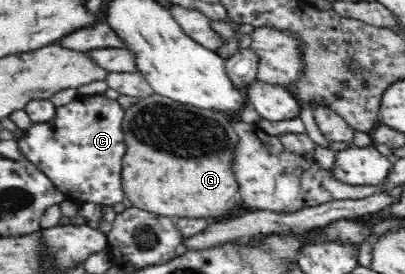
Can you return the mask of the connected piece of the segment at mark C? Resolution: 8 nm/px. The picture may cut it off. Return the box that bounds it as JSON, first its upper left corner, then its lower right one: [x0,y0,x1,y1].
[16,94,126,206]

